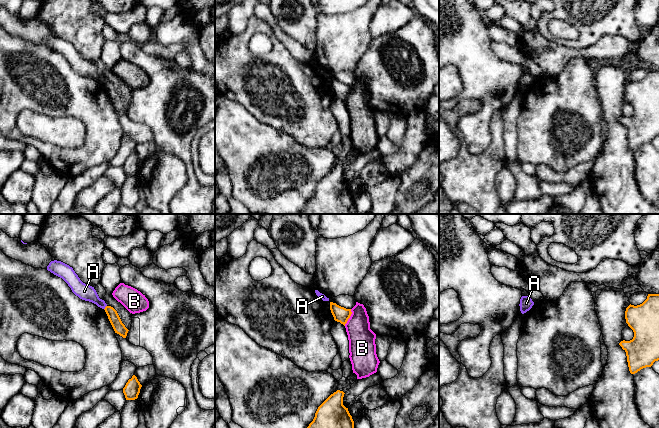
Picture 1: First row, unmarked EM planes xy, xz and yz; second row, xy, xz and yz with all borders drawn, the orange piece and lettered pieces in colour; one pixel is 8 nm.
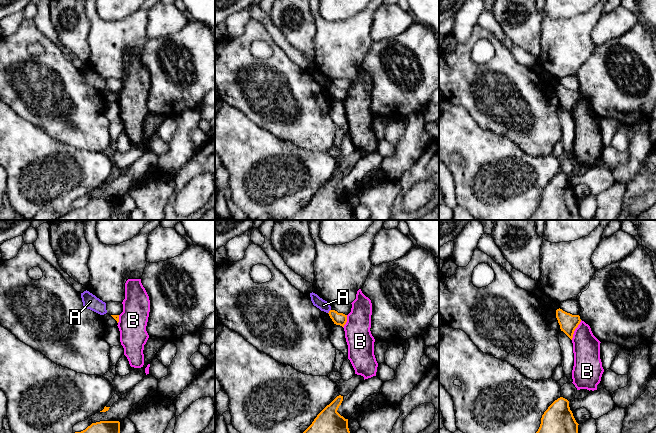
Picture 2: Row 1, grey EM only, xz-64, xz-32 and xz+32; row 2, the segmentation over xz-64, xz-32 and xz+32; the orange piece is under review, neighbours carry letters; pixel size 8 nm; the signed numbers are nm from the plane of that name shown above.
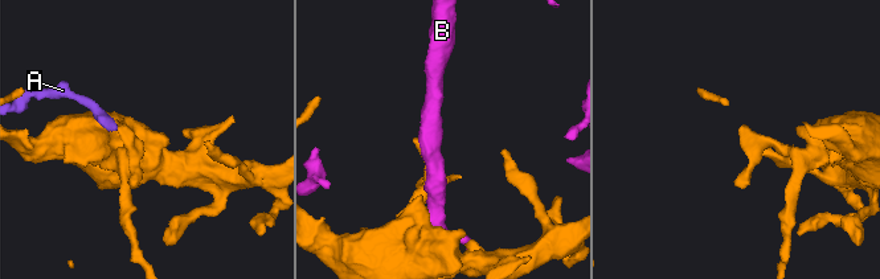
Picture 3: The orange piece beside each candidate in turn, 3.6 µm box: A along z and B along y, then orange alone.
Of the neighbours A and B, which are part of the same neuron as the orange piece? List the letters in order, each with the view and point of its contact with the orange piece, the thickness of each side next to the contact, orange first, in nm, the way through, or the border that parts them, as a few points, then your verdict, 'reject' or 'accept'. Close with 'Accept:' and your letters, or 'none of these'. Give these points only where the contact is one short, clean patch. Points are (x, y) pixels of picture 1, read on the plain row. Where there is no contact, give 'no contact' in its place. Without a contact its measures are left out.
A: meets orange in xy at (105, 83); 90 nm thick on the orange side, 130 nm on the other; border along xy (106, 81), (104, 85); reject
B: meets orange in xz at (349, 93); 120 nm thick on the orange side, 220 nm on the other; reject
Accept: none of these

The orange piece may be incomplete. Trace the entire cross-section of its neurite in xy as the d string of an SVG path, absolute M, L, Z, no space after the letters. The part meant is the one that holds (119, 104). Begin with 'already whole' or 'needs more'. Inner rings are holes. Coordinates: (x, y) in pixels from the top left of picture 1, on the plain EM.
already whole | M106 82L104 86L108 92L108 95L109 95L115 109L119 110L123 114L126 114L129 106L122 99L117 87L111 82Z

